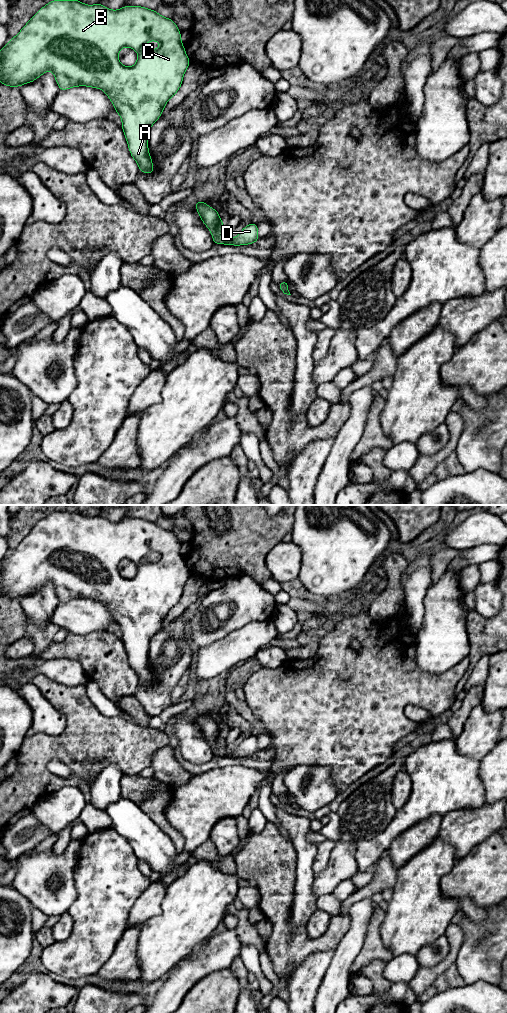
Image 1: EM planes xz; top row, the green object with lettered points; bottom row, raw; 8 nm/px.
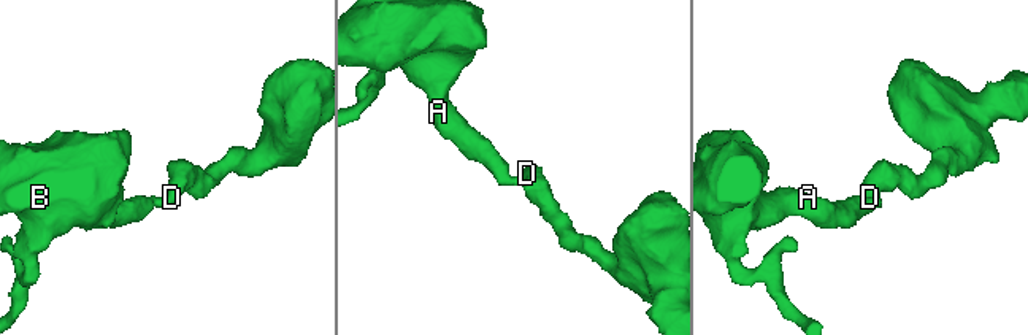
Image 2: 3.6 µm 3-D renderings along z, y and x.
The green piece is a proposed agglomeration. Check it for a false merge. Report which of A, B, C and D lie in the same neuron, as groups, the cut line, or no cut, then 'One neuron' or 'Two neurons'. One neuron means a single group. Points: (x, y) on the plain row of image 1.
Groups: A B C D. No split. One neuron

